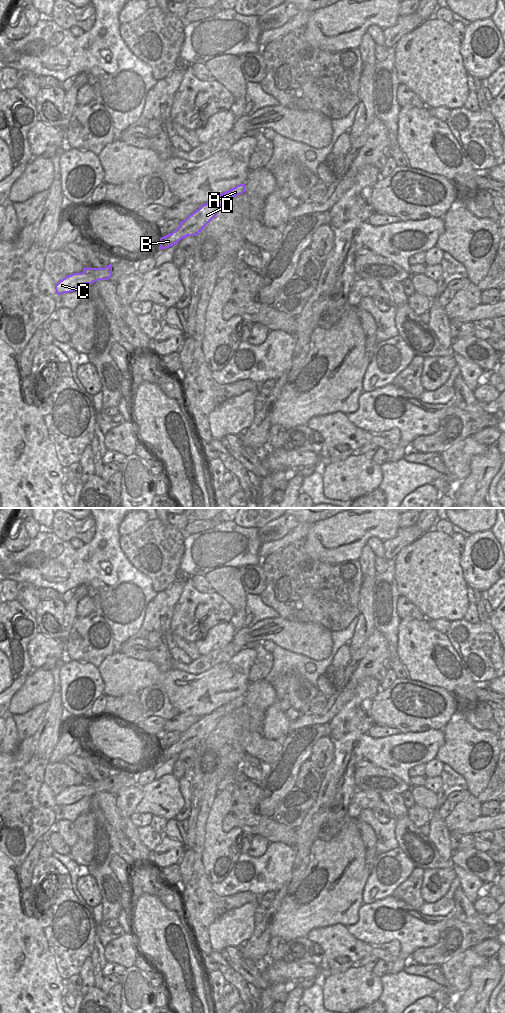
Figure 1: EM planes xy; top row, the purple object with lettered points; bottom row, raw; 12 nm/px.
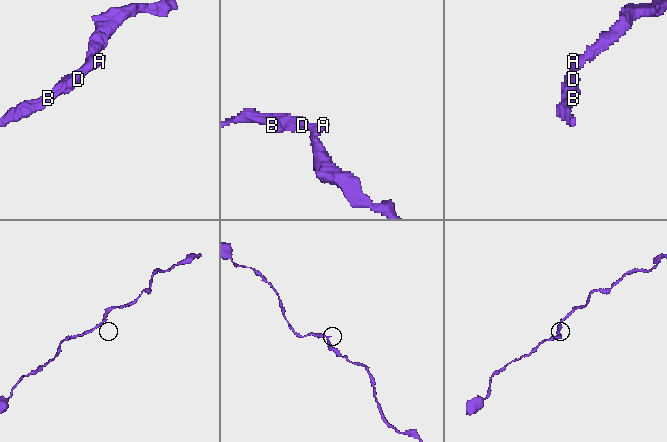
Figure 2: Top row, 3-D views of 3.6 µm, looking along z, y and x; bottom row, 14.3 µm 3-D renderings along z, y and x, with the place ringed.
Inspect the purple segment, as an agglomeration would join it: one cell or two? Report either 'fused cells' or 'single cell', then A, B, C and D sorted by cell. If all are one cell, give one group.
single cell; A B C D

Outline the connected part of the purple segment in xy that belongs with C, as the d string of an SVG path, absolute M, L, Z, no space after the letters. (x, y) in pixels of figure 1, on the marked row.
M112 263L105 268L86 268L82 273L73 273L55 284L58 295L73 292L84 284L93 284L98 280L108 280L112 276Z

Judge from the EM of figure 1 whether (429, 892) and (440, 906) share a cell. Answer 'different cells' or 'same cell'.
different cells

